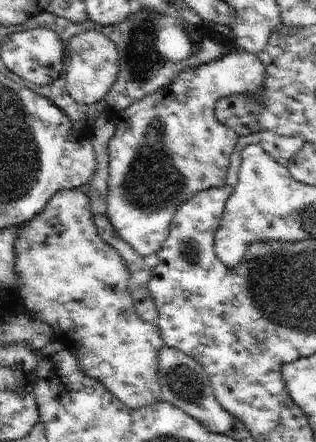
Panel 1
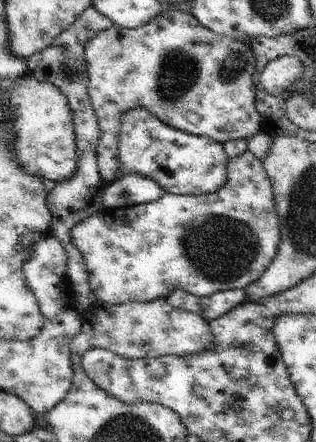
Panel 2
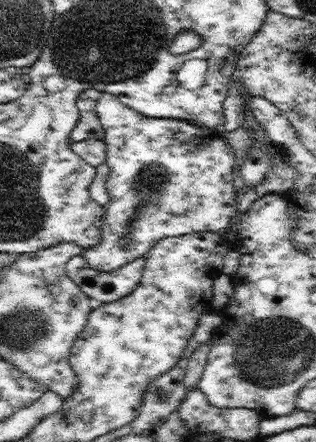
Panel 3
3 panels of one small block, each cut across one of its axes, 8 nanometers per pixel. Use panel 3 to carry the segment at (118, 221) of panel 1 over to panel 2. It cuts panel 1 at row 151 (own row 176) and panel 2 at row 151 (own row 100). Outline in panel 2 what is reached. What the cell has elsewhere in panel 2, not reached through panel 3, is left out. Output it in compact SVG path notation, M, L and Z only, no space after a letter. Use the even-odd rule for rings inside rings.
M183 6L165 8L165 12L161 12L147 24L133 30L111 26L99 32L85 44L85 62L89 76L87 94L91 98L91 106L95 110L97 124L101 130L97 144L97 168L103 184L107 186L121 172L121 162L119 162L121 118L131 110L145 108L147 112L151 112L153 116L157 116L161 122L165 122L175 130L199 138L211 138L219 144L225 144L229 140L247 140L249 136L255 136L261 130L261 116L255 110L257 90L253 84L253 72L255 72L253 50L249 50L249 44L245 44L243 38L217 36L209 28L201 26L197 18ZM189 112L199 118L195 124L189 124L187 120Z

